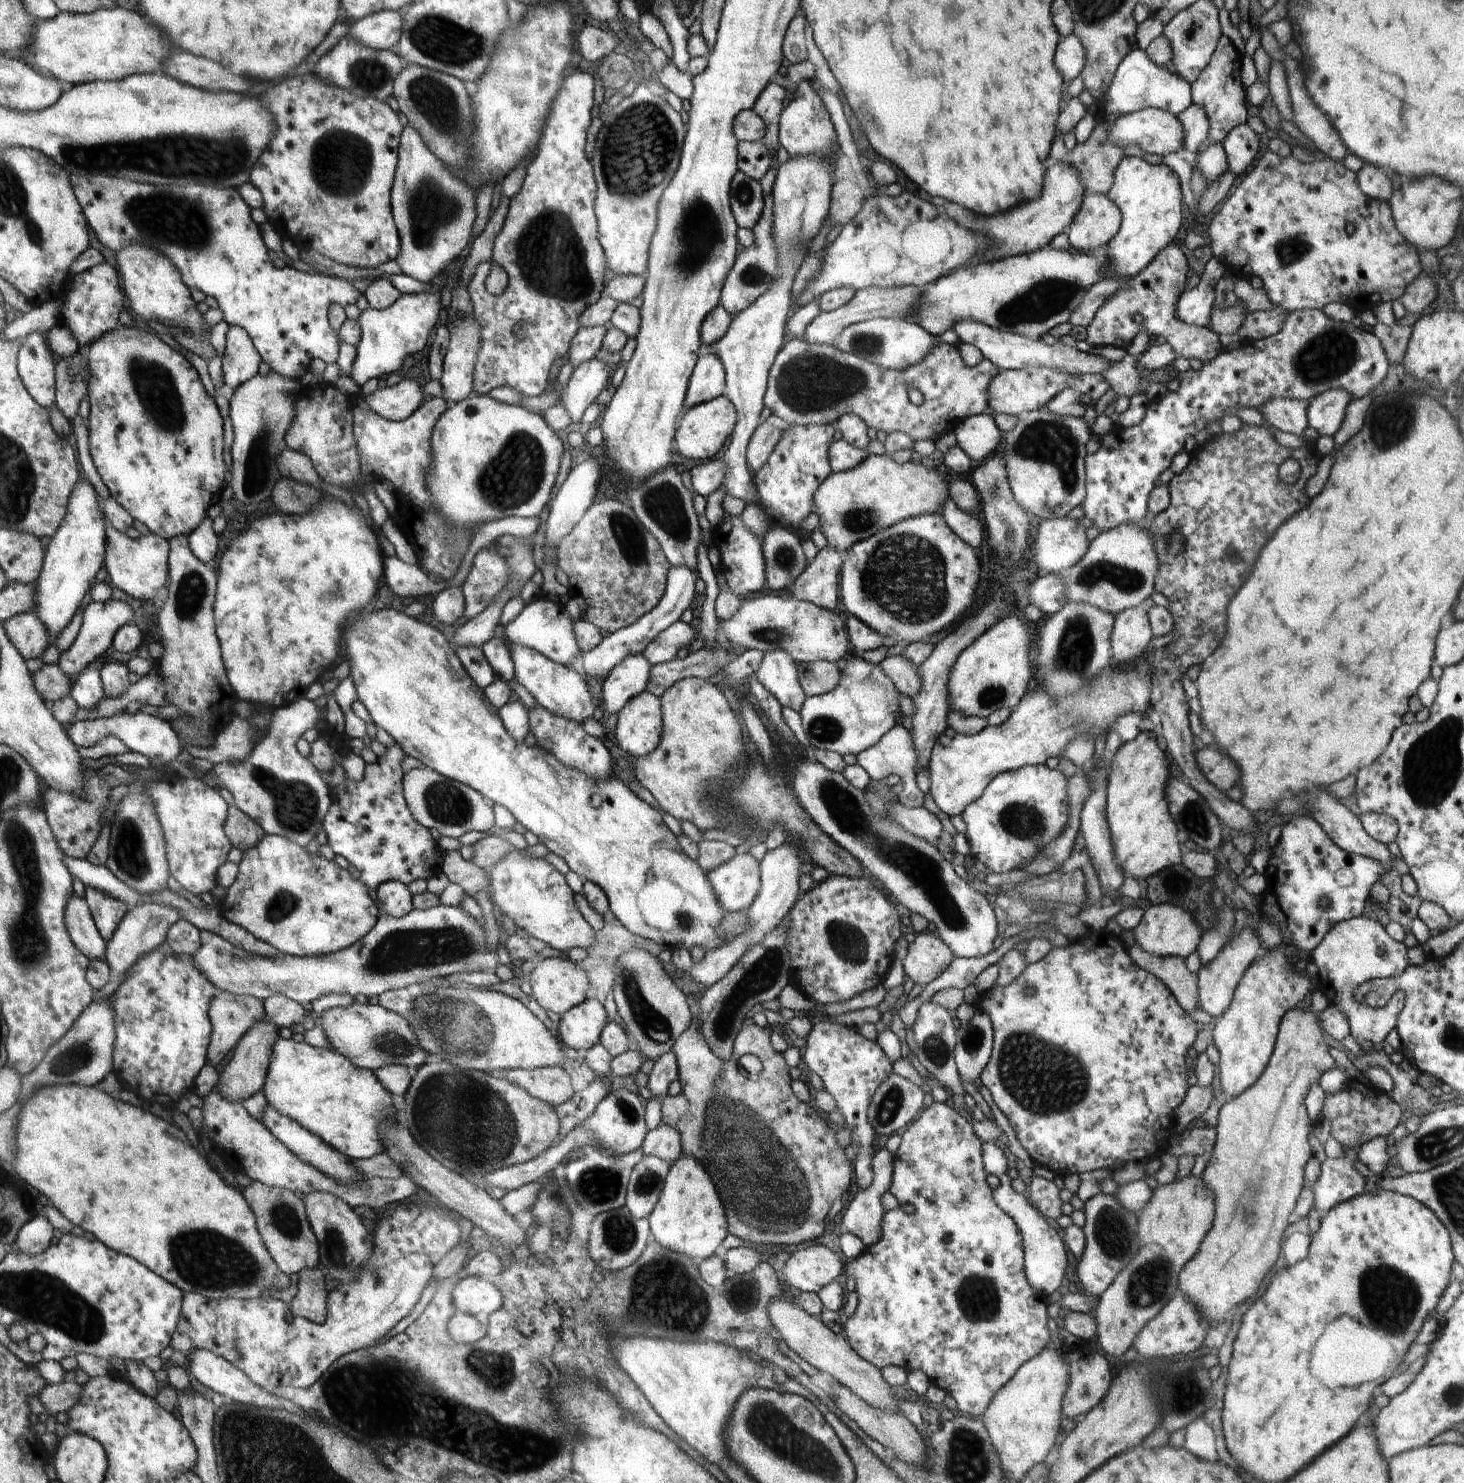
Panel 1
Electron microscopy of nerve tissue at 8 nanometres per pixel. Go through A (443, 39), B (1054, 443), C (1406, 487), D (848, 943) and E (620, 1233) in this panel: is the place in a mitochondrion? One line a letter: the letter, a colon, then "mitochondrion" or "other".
A: mitochondrion
B: mitochondrion
C: other
D: mitochondrion
E: mitochondrion

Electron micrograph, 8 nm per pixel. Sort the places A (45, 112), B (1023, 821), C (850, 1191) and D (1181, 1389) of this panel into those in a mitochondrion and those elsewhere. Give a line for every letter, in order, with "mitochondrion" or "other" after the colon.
A: other
B: mitochondrion
C: other
D: mitochondrion

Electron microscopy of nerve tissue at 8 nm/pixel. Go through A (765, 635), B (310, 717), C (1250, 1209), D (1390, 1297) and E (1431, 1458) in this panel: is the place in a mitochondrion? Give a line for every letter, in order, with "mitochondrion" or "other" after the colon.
A: mitochondrion
B: other
C: mitochondrion
D: mitochondrion
E: other

